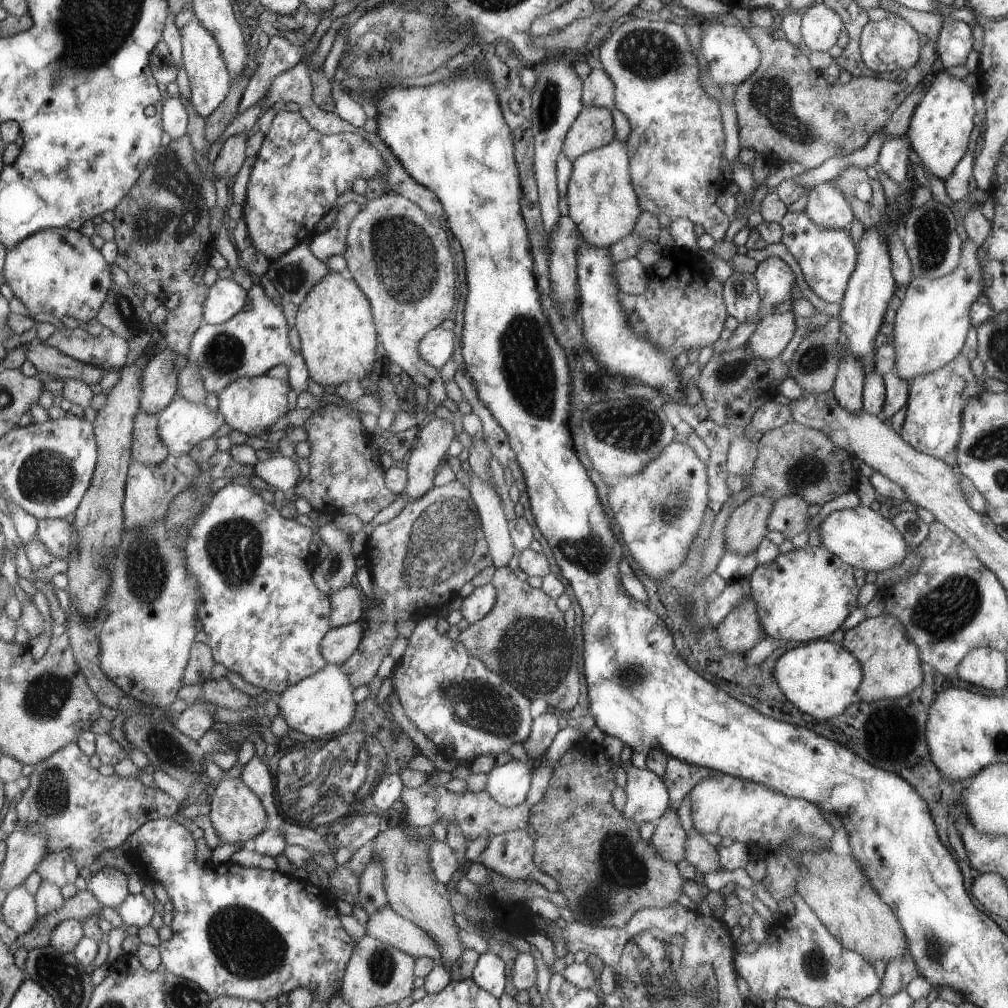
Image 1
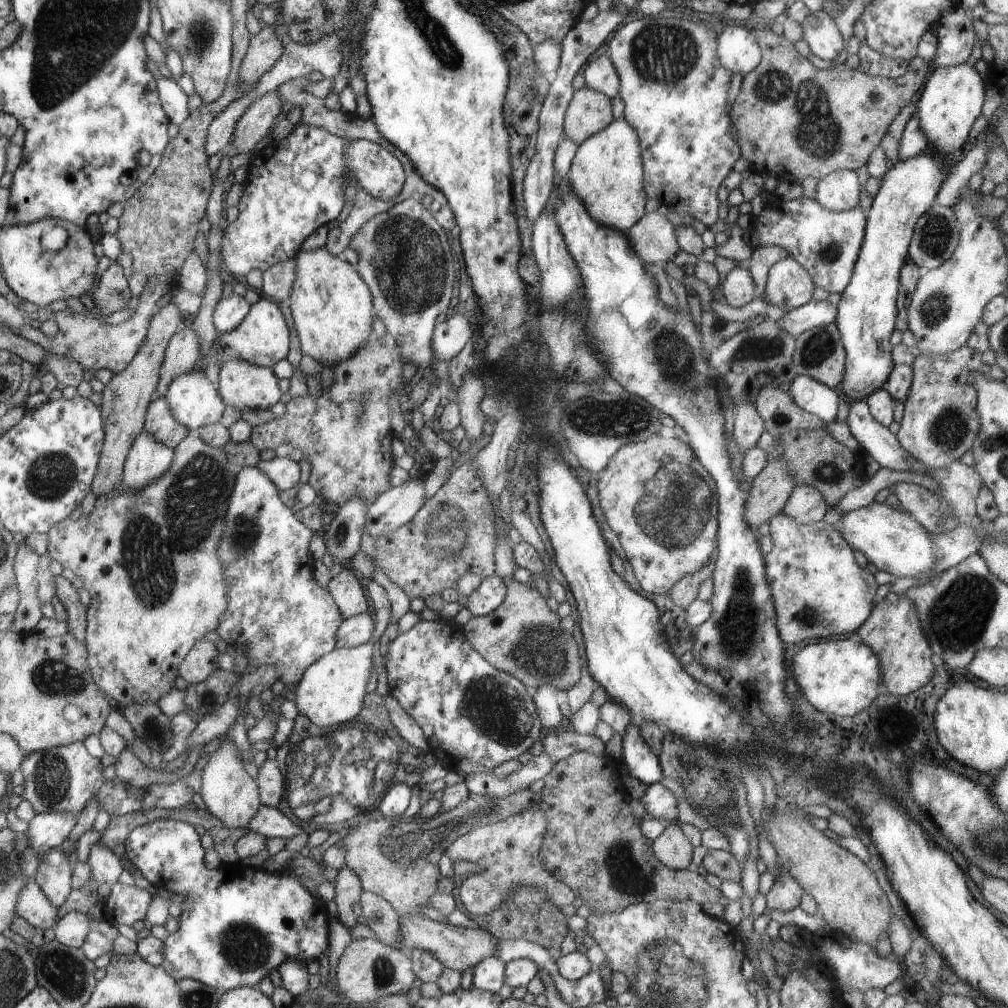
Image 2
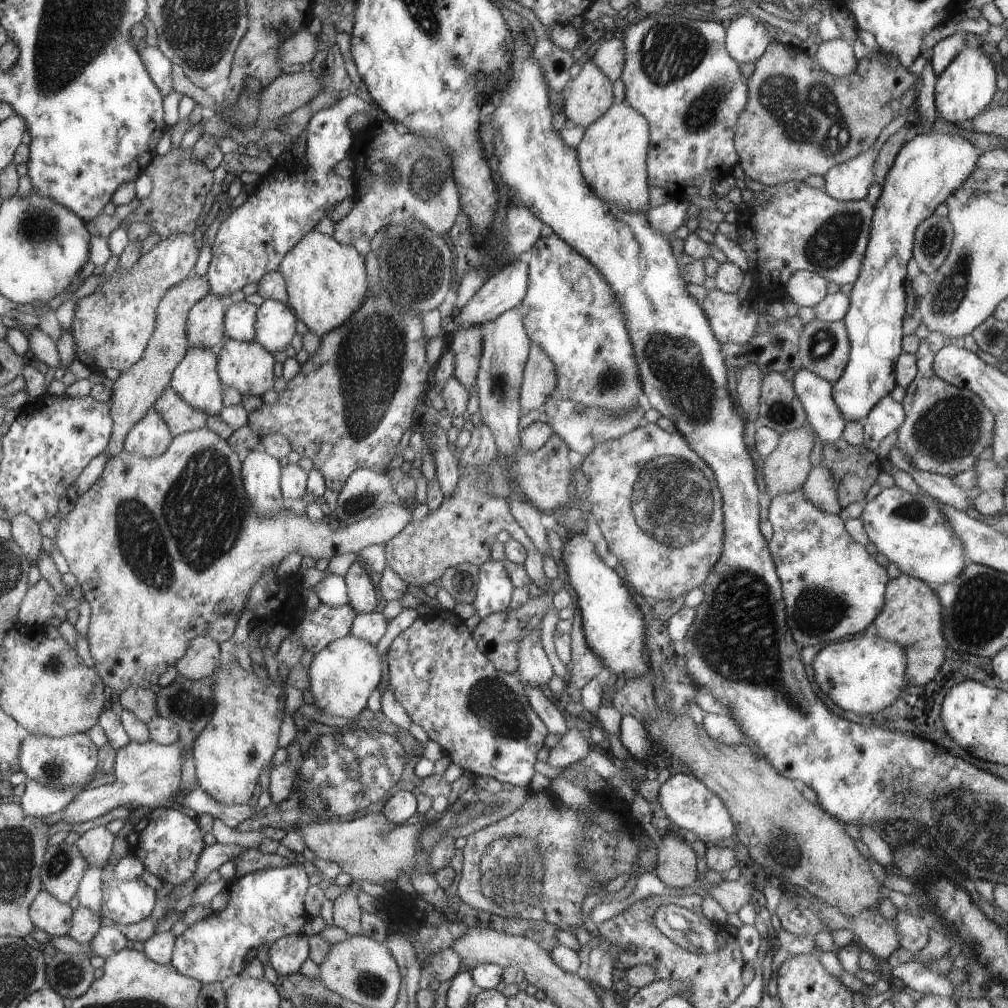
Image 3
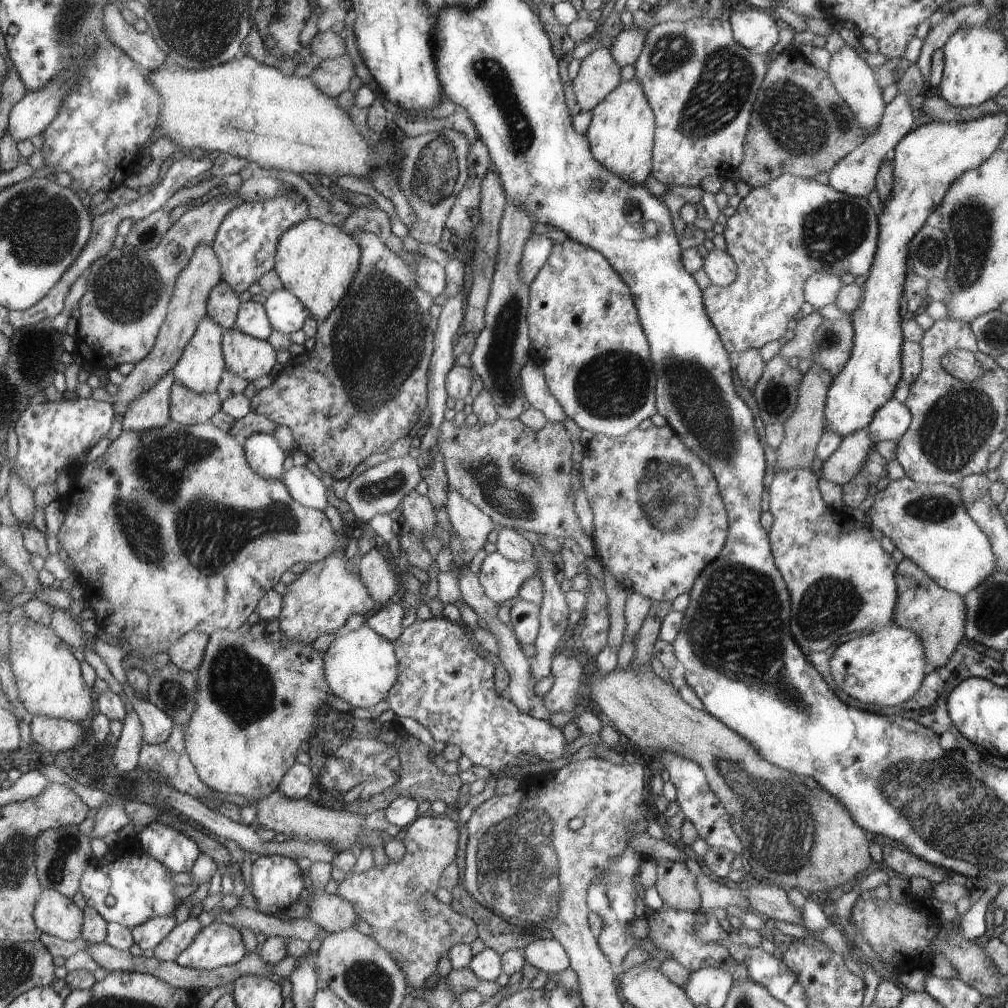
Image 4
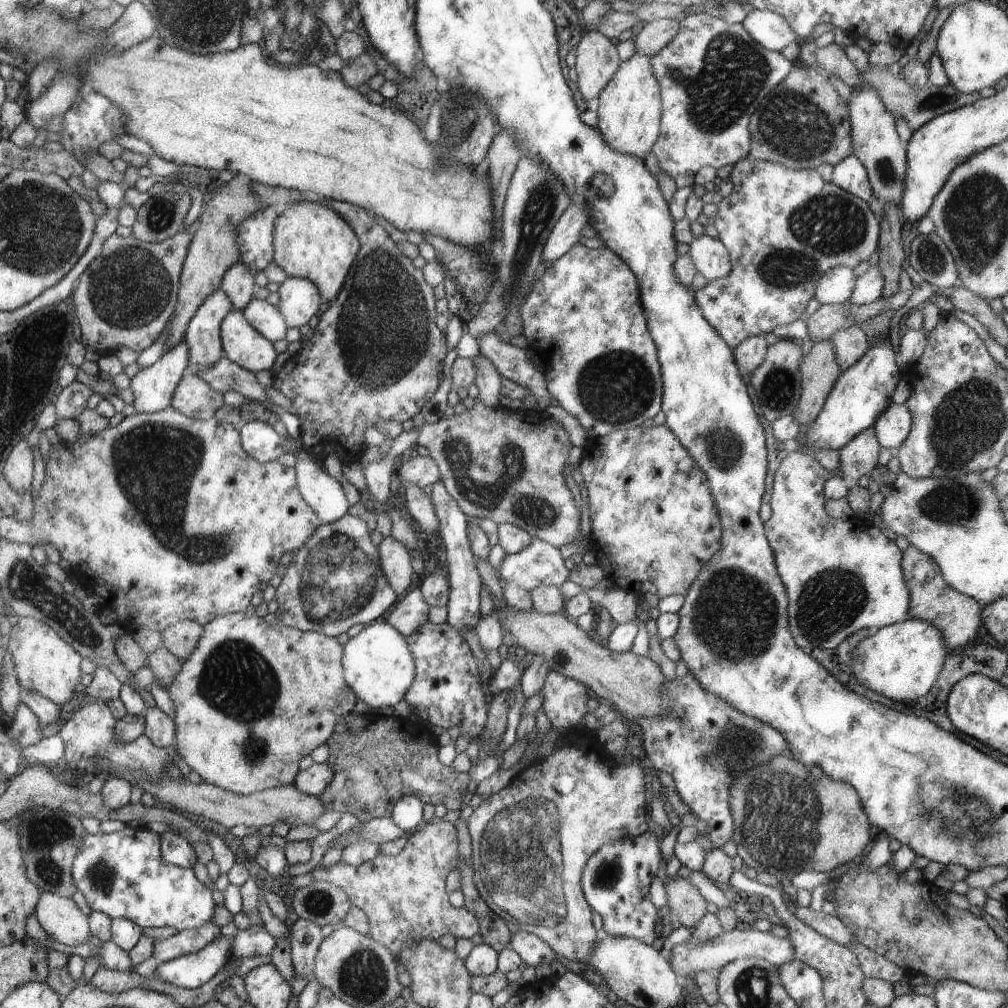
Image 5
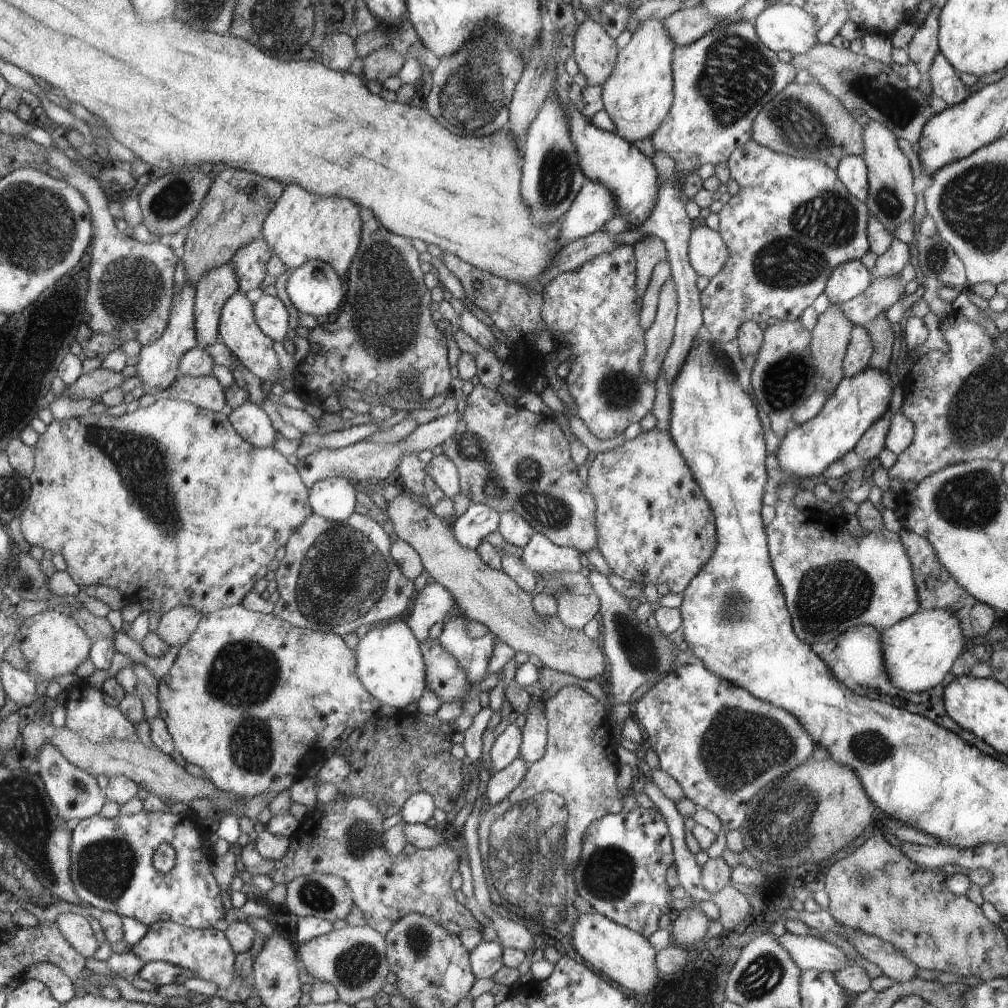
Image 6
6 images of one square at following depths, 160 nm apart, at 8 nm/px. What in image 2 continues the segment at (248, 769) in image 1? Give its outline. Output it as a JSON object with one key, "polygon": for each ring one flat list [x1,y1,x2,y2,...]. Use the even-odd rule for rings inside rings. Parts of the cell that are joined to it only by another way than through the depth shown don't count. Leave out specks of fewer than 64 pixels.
{"polygon":[[267,759,258,769,256,779,260,787,261,804,281,807,285,796,286,775,278,769,274,759]]}

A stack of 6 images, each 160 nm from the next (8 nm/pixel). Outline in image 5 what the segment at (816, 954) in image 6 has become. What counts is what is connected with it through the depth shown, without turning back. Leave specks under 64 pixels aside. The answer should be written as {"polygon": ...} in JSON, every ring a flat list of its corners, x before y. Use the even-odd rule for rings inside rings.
{"polygon":[[744,929,731,931,723,931,710,942,702,944,699,947,687,947,685,944,675,944,670,952,672,952,671,967,678,975,678,978,694,976,697,970,714,970,720,969,734,961,735,959,743,959,744,957,756,957,767,960,776,966,783,965,785,962,793,958,794,947,787,938,775,937,768,931,758,931,754,929]]}

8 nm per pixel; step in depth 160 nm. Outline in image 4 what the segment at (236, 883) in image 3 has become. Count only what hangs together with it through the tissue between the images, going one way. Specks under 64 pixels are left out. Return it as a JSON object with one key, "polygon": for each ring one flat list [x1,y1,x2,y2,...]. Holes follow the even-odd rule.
{"polygon":[[262,855,252,863,251,874,256,908,265,915,288,910,306,886,296,860,282,855],[212,922,196,934,193,943,176,958,183,967,207,970,236,965,245,957,242,934,226,923]]}

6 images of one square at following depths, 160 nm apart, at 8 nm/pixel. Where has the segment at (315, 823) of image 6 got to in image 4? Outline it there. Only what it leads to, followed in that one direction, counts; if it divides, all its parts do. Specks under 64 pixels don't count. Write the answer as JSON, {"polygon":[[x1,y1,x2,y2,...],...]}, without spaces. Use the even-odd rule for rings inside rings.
{"polygon":[[416,817,401,834,406,854,400,863,389,861,383,870,373,865,361,874,348,872,345,880,338,883,336,894,353,903,360,918,372,927,371,937,377,939,378,944,384,947,394,960,400,962,409,984,416,989,424,986,425,980,437,973,438,961,454,945,470,945,478,937,477,923,473,919,455,911,448,903,442,904,436,900,440,876,444,869,455,861,459,850,460,832,459,824,452,817]]}

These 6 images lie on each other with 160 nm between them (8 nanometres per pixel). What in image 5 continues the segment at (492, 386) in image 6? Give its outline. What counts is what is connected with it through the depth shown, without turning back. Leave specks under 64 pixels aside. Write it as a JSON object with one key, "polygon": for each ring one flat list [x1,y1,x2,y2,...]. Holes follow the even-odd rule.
{"polygon":[[482,354,476,355,472,360,477,368,477,377,475,378,475,384,479,390,477,400,487,407,499,406,501,382,504,378,492,362]]}

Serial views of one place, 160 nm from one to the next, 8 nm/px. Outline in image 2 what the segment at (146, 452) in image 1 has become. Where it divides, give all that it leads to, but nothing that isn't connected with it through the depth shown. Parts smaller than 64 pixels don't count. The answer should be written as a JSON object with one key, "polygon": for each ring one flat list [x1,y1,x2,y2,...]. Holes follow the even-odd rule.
{"polygon":[[165,398,152,400,145,416,144,430,149,435,153,435,159,443,171,449,180,445,190,433,185,426,182,426,182,423,174,418,173,411]]}

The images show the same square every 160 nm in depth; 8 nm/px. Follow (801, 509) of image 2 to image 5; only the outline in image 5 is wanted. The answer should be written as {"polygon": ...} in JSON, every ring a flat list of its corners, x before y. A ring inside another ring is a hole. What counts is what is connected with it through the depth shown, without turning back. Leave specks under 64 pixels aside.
{"polygon":[[873,427,857,434,844,448,838,450,840,470,843,478,860,478,878,466,878,452,881,446]]}

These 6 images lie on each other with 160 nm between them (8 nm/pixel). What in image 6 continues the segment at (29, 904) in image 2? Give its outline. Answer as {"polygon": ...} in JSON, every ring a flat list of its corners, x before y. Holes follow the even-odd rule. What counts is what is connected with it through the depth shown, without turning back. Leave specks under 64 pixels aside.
{"polygon":[[58,914,56,924,62,932,62,937,74,950,82,954,85,959,92,958,95,952,100,948,98,940,92,931,88,918,78,914]]}

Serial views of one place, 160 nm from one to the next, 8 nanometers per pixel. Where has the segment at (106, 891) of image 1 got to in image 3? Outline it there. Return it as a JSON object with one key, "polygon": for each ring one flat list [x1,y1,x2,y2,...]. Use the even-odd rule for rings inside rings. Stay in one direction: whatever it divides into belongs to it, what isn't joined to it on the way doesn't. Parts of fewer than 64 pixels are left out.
{"polygon":[[105,826,95,827,77,838,74,844,83,854,89,867,106,868,112,858,112,846,117,836,110,833]]}

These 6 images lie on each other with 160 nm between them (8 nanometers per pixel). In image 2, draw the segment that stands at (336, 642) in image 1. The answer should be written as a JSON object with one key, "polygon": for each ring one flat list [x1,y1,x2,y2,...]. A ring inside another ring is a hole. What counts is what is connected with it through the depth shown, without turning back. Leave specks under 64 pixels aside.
{"polygon":[[362,613,342,621,337,632,336,648,354,648,368,642,374,632,376,621,370,614]]}

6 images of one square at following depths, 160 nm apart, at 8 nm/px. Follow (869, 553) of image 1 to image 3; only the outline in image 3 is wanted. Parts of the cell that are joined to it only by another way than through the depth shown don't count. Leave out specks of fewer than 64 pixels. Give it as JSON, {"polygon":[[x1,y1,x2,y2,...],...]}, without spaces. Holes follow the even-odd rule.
{"polygon":[[896,486,883,488,872,500,866,503,859,519,863,522,869,542,876,546,877,552,884,554,900,572,917,578,931,586,953,581,968,564,963,545,956,538,952,527,939,508,939,502,930,495,913,495]]}

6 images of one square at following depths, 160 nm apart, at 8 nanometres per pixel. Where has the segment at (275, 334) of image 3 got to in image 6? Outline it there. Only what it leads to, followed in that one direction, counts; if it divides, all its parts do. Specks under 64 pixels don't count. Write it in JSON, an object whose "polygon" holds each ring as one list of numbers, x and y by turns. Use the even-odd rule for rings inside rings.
{"polygon":[[308,261,294,269,284,290,299,313,315,317,335,315,347,293,346,279,322,261]]}

